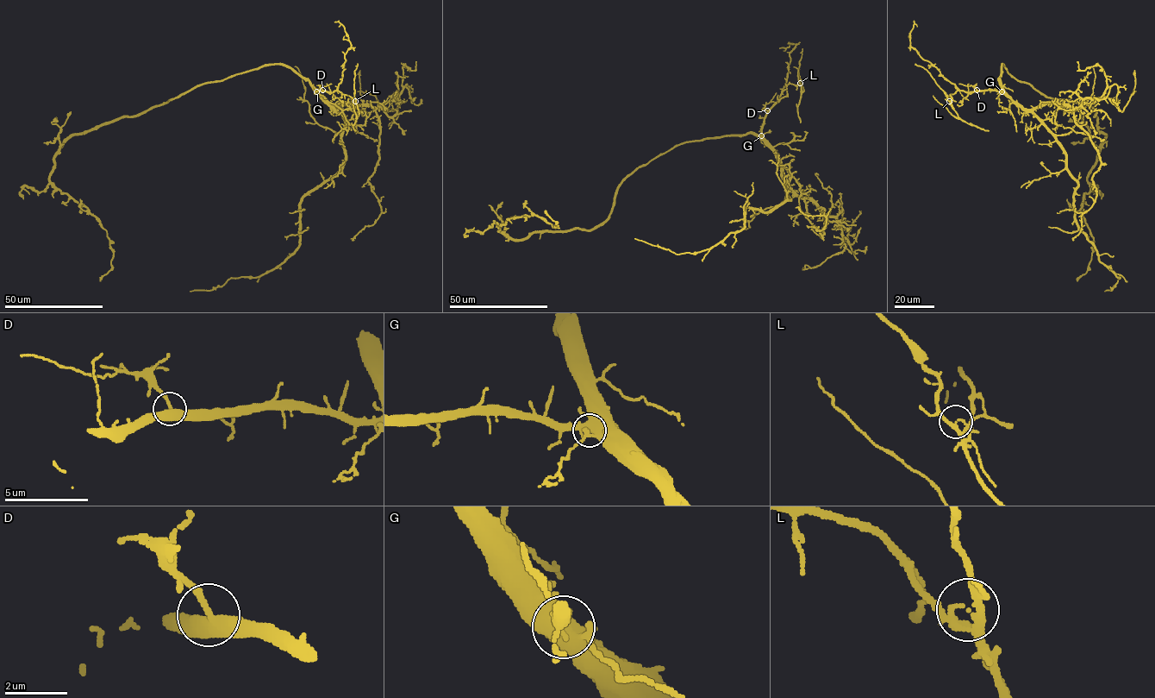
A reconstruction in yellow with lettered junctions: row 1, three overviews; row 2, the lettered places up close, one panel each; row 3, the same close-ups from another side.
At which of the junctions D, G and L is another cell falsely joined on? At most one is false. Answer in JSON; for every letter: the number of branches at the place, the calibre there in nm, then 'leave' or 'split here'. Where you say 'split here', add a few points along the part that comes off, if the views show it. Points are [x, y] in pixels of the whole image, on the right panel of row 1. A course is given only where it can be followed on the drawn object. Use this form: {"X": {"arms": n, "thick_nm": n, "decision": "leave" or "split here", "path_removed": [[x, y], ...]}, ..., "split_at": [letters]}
{"D": {"arms": 3, "thick_nm": 300, "decision": "leave"}, "G": {"arms": 3, "thick_nm": 460, "decision": "leave"}, "L": {"arms": 3, "thick_nm": 190, "decision": "split here", "path_removed": [[949, 101], [958, 117], [953, 116], [933, 95]]}, "split_at": ["L"]}

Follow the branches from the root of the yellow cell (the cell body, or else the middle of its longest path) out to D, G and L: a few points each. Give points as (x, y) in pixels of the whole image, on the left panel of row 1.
D: (246, 72), (269, 65), (285, 65), (306, 78), (315, 91), (322, 90)
G: (246, 72), (269, 65), (285, 65), (306, 78), (316, 91)
L: (246, 72), (269, 65), (285, 65), (306, 78), (315, 91), (338, 91), (355, 101)

